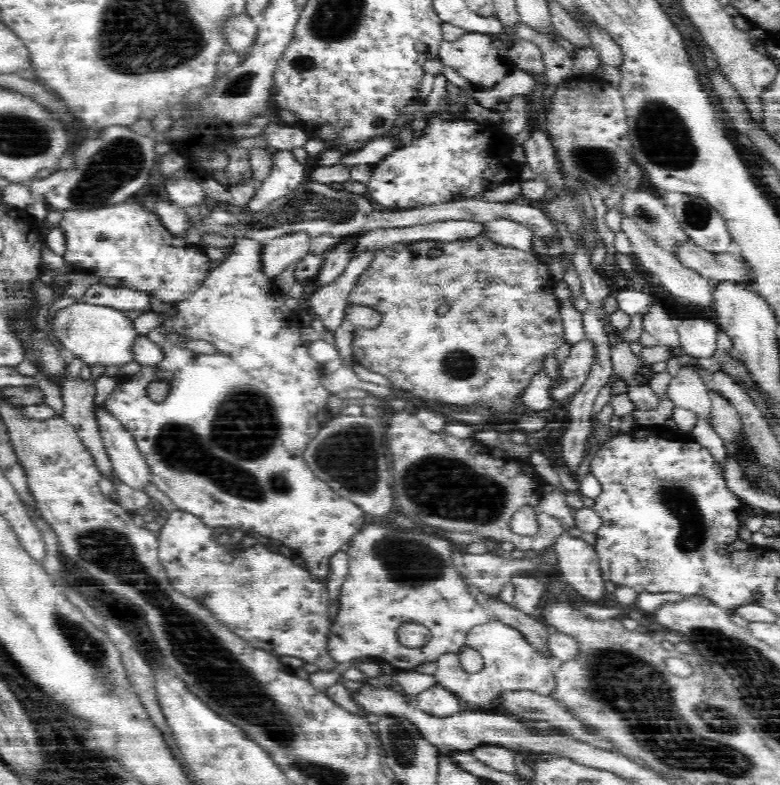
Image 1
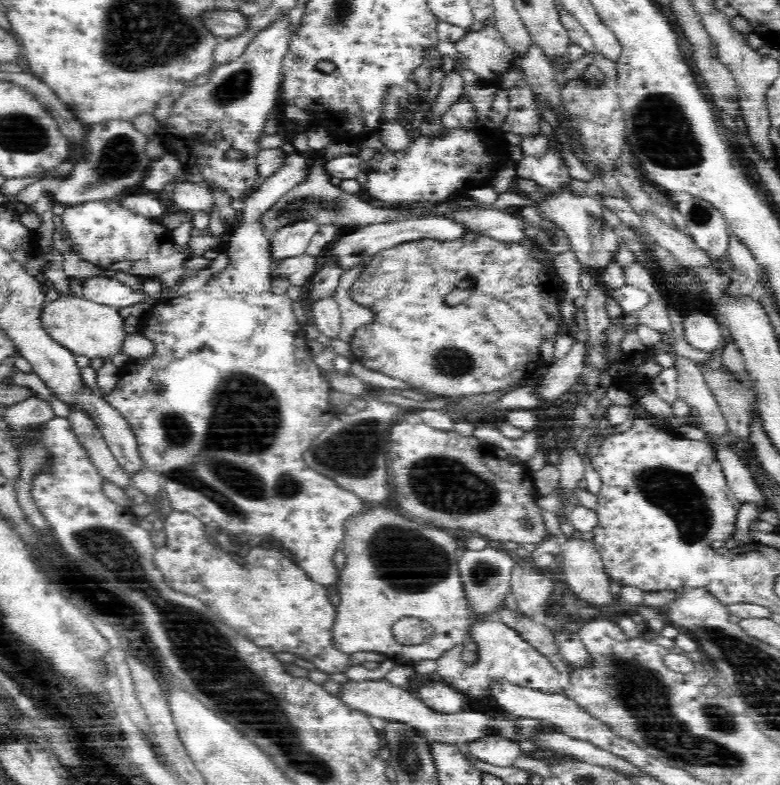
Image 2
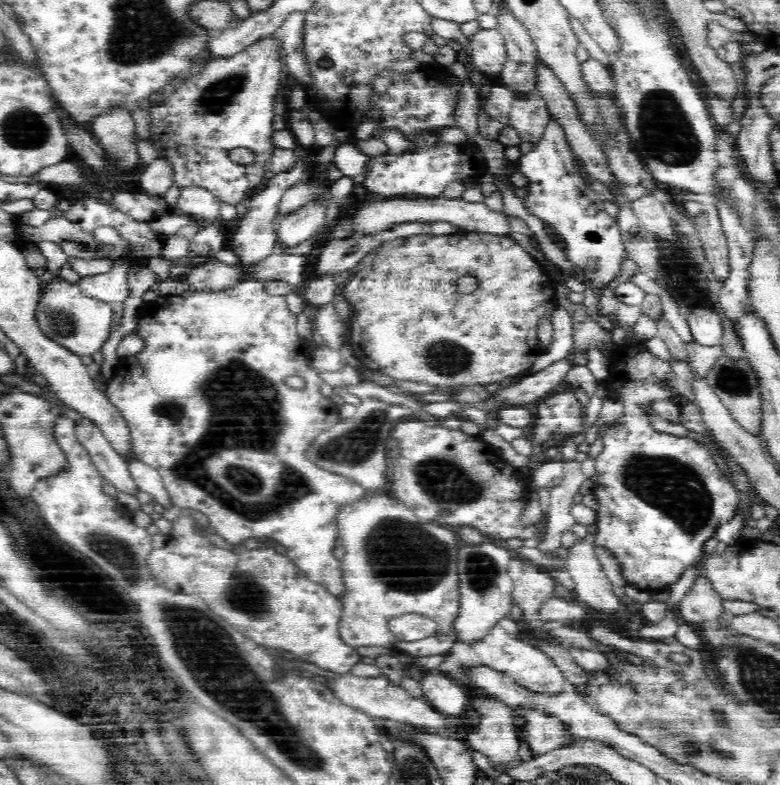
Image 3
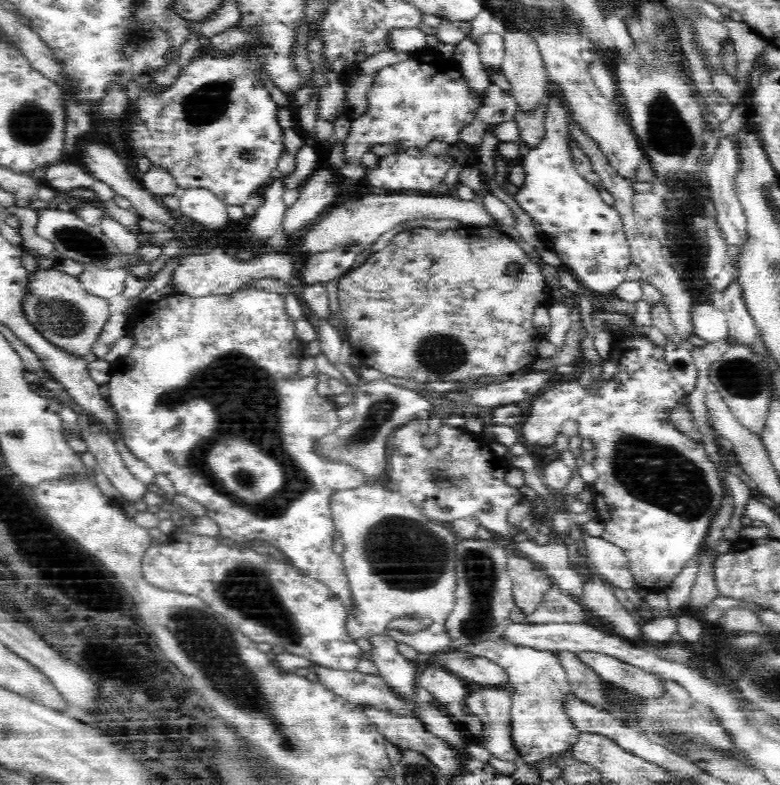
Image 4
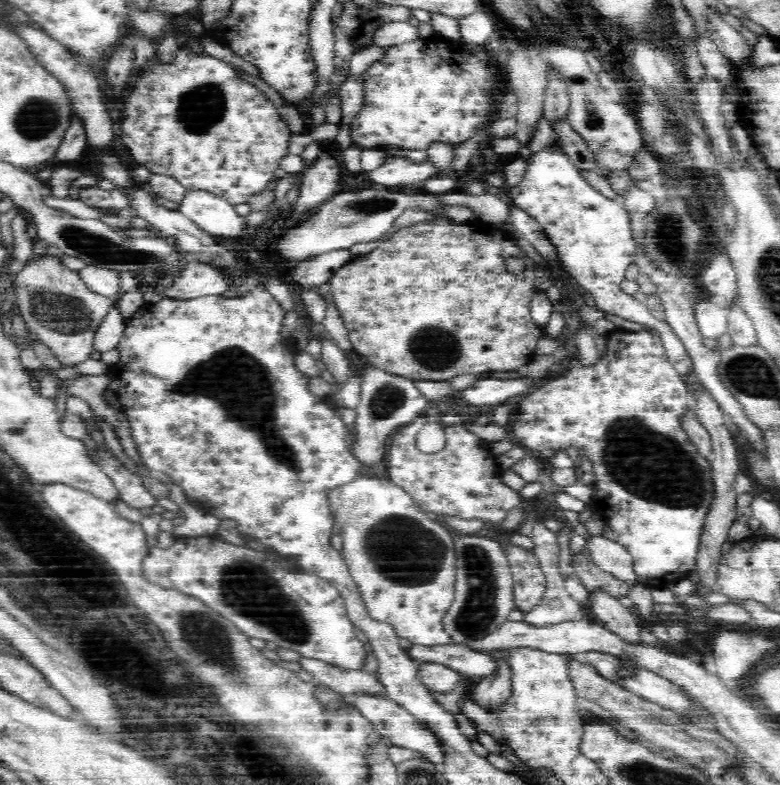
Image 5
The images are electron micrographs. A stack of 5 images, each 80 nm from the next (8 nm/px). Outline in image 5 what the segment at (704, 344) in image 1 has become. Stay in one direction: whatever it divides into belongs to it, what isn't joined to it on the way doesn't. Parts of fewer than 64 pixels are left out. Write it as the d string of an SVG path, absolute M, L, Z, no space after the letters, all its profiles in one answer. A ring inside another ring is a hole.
M710 299L697 301L692 310L700 332L708 338L717 339L728 330L729 309L725 305L714 304Z

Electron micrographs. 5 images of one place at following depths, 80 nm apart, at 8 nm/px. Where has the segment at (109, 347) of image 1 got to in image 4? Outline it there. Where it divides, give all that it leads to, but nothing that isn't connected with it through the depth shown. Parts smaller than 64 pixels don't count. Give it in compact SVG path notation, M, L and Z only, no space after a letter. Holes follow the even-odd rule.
M56 266L38 268L28 273L24 278L24 294L20 299L20 311L26 321L56 349L74 358L82 359L92 352L92 344L109 314L108 301L86 290L79 277L64 274L56 270Z

